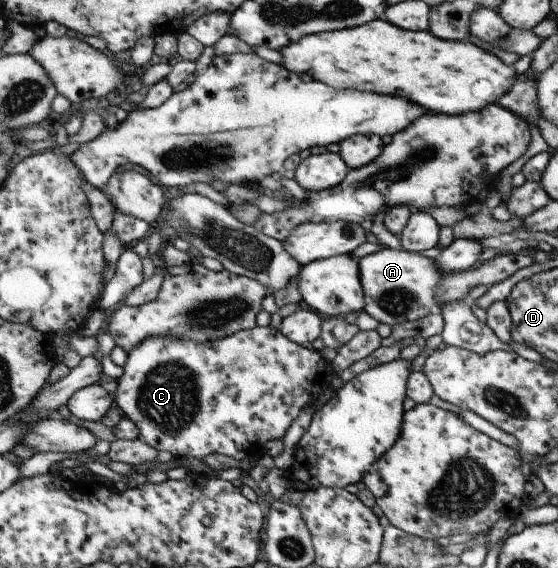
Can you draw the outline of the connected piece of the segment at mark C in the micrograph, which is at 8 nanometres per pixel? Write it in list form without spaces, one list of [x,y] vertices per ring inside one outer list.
[[[256,326],[254,329],[238,331],[238,333],[218,341],[204,341],[204,343],[202,341],[198,343],[194,339],[184,339],[184,337],[172,337],[172,335],[150,337],[130,351],[125,368],[126,372],[117,381],[115,403],[120,407],[123,415],[138,426],[139,439],[142,439],[144,443],[148,443],[150,447],[158,451],[168,451],[174,458],[192,457],[202,461],[212,454],[224,454],[249,464],[265,455],[266,445],[264,443],[286,437],[288,429],[294,425],[294,421],[300,417],[300,413],[312,405],[325,388],[330,387],[329,380],[336,374],[332,363],[324,360],[318,350],[302,347],[302,344],[294,343],[294,340],[288,339],[281,330],[278,331],[270,326]]]

